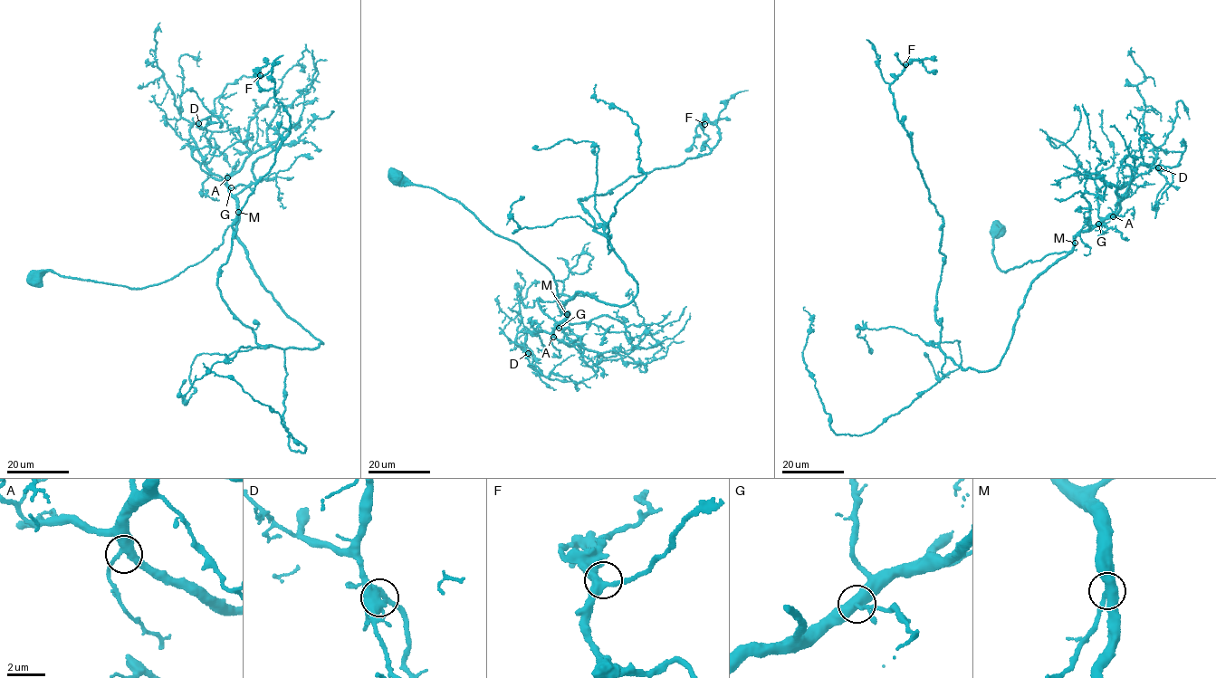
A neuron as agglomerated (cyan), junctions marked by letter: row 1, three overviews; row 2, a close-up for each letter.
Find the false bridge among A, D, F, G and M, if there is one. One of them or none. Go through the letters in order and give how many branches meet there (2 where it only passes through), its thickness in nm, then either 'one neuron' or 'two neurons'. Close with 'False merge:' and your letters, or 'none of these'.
A: 3 | 400 nm | one neuron
D: 3 | 360 nm | one neuron
F: 3 | 380 nm | one neuron
G: 3 | 360 nm | one neuron
M: 3 | 420 nm | one neuron
False merge: none of these

